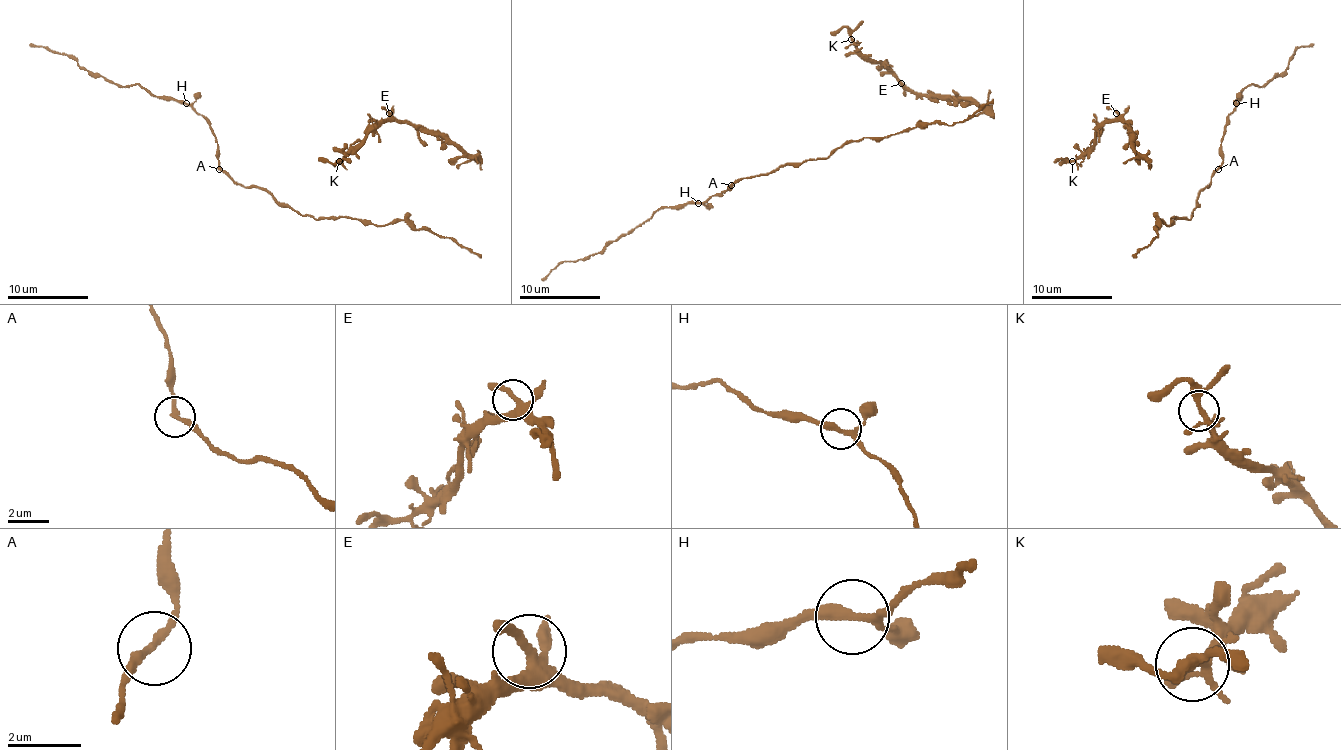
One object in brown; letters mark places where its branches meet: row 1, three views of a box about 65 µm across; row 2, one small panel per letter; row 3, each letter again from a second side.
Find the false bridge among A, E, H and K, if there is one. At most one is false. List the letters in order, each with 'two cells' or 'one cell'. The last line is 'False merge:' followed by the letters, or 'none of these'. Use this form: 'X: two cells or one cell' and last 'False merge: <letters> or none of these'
A: one cell
E: one cell
H: one cell
K: one cell
False merge: none of these

